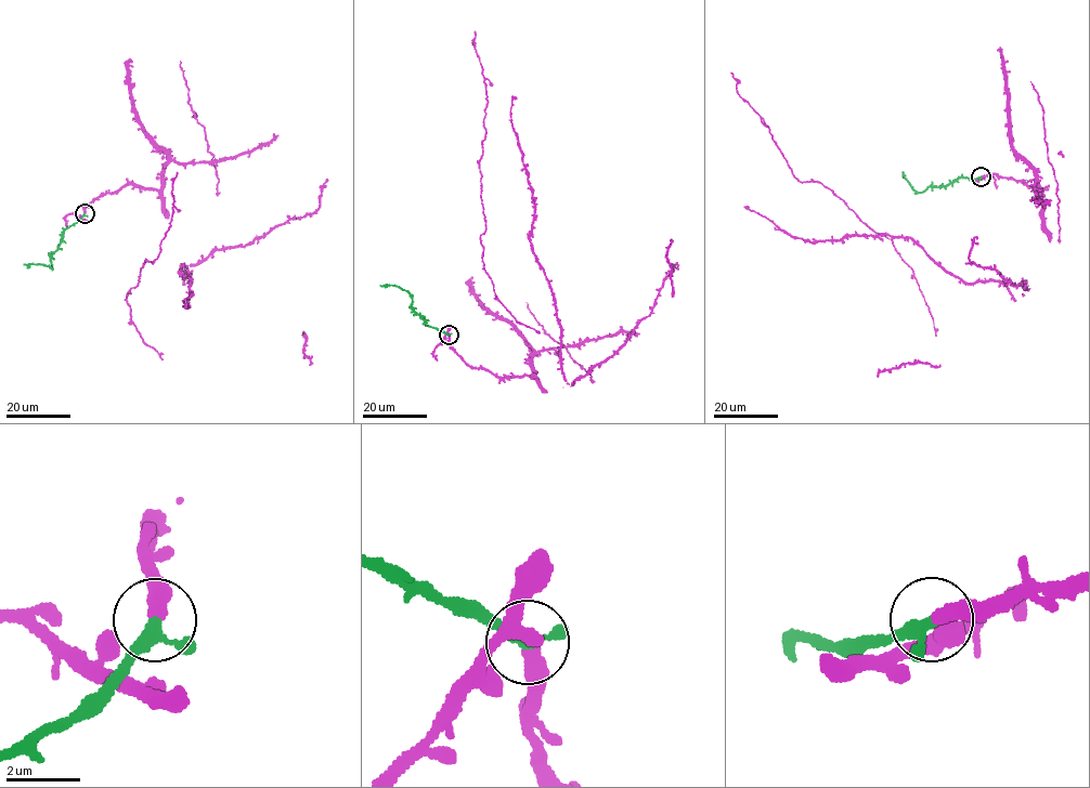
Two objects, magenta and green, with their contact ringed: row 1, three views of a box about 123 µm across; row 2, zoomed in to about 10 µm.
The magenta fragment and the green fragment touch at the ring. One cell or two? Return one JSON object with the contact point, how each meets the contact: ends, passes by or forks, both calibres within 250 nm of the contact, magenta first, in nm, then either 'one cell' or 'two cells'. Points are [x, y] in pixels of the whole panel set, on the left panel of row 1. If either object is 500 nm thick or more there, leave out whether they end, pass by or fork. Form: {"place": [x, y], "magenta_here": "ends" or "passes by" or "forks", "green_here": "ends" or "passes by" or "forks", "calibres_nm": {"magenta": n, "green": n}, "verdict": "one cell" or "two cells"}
{"place": [85, 213], "magenta_here": "passes by", "green_here": "passes by", "calibres_nm": {"magenta": 260, "green": 280}, "verdict": "one cell"}

